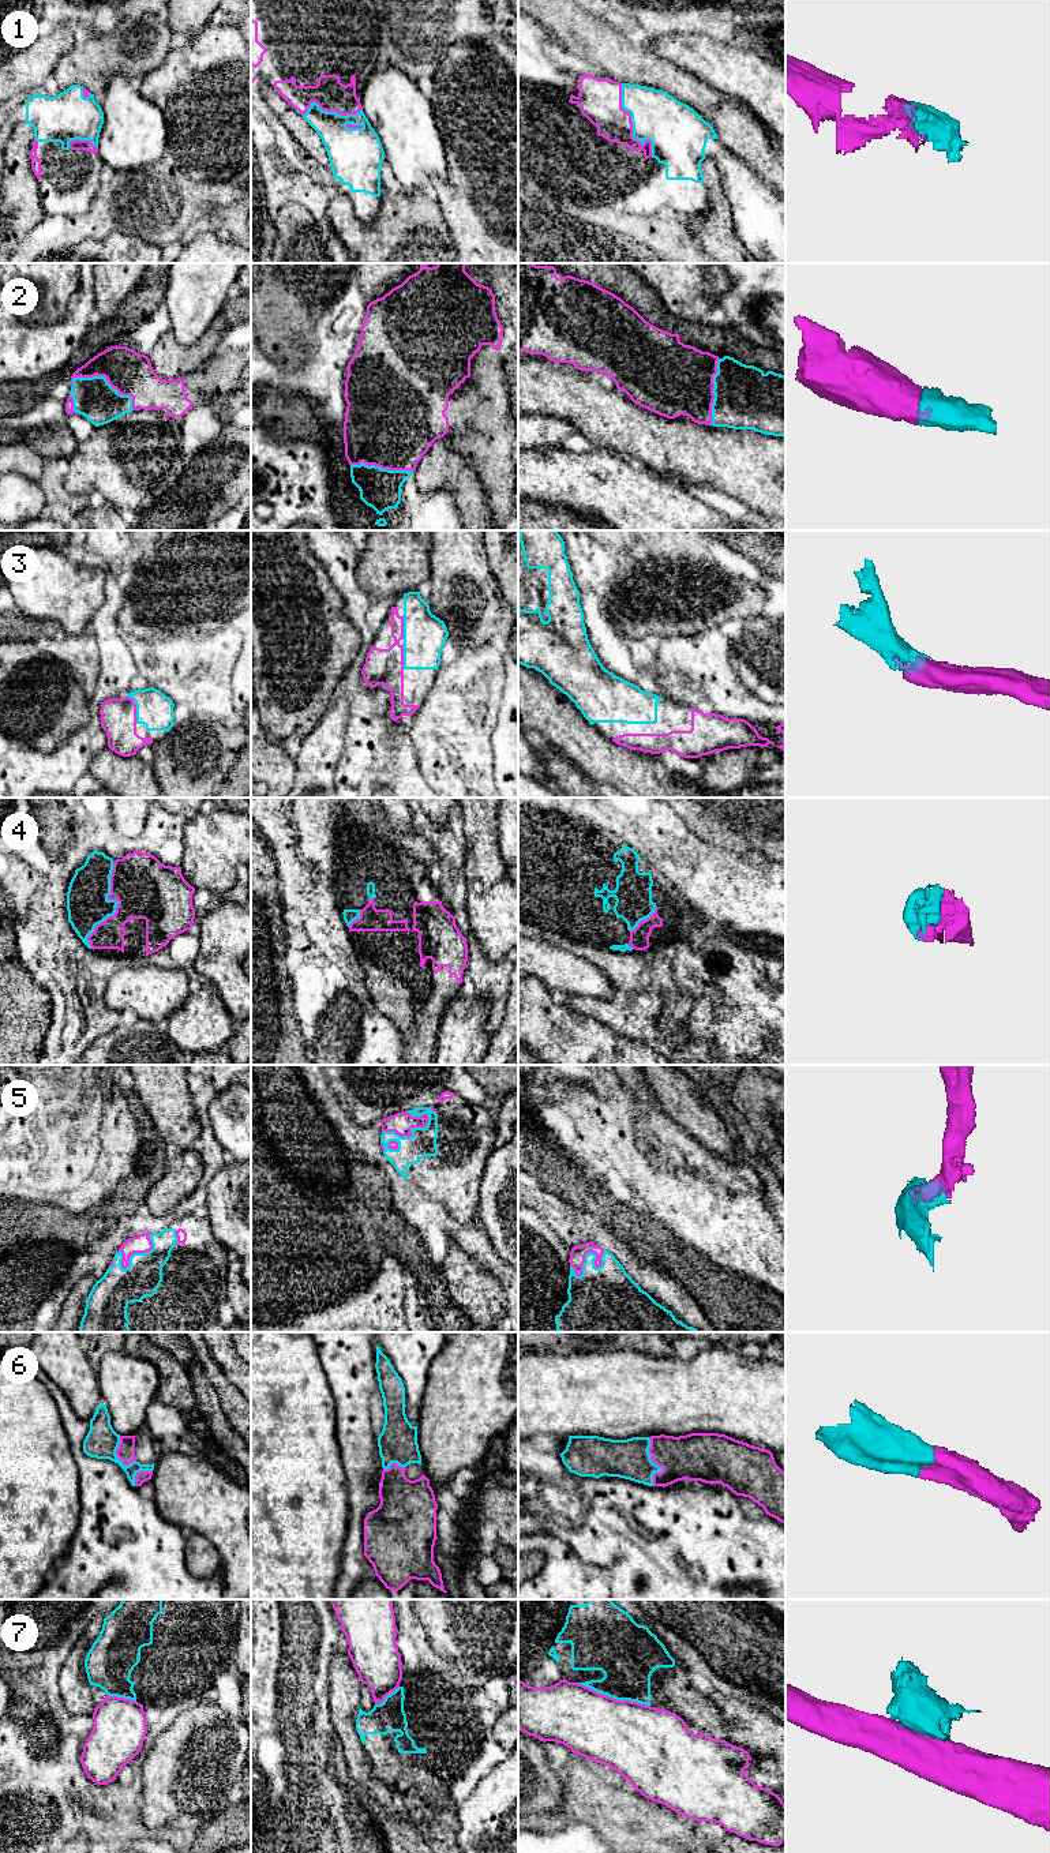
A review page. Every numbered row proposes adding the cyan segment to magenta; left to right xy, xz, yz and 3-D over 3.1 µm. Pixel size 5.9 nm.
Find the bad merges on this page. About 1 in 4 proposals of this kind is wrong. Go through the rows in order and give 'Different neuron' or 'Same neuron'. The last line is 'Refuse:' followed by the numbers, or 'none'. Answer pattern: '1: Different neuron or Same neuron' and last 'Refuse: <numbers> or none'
1: Same neuron
2: Same neuron
3: Same neuron
4: Same neuron
5: Same neuron
6: Same neuron
7: Different neuron
Refuse: 7

